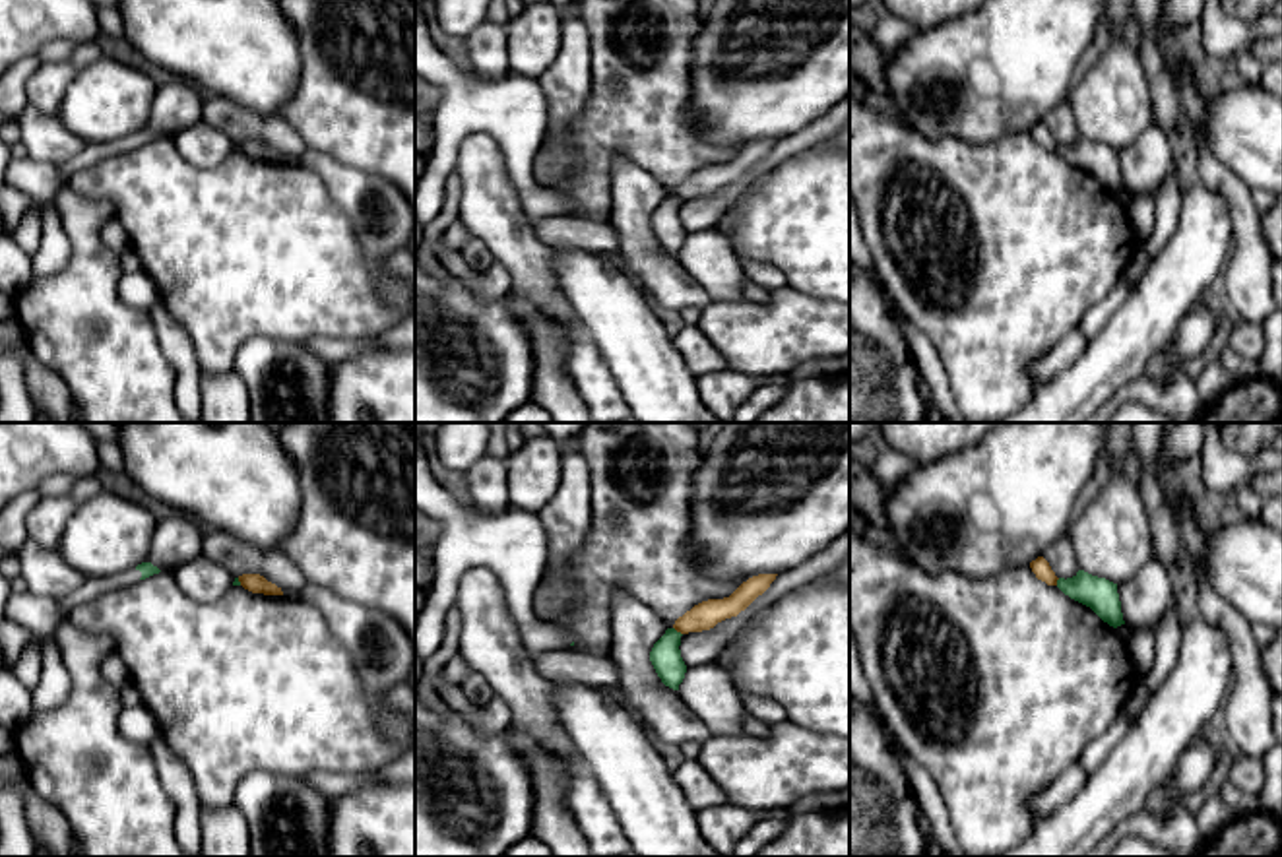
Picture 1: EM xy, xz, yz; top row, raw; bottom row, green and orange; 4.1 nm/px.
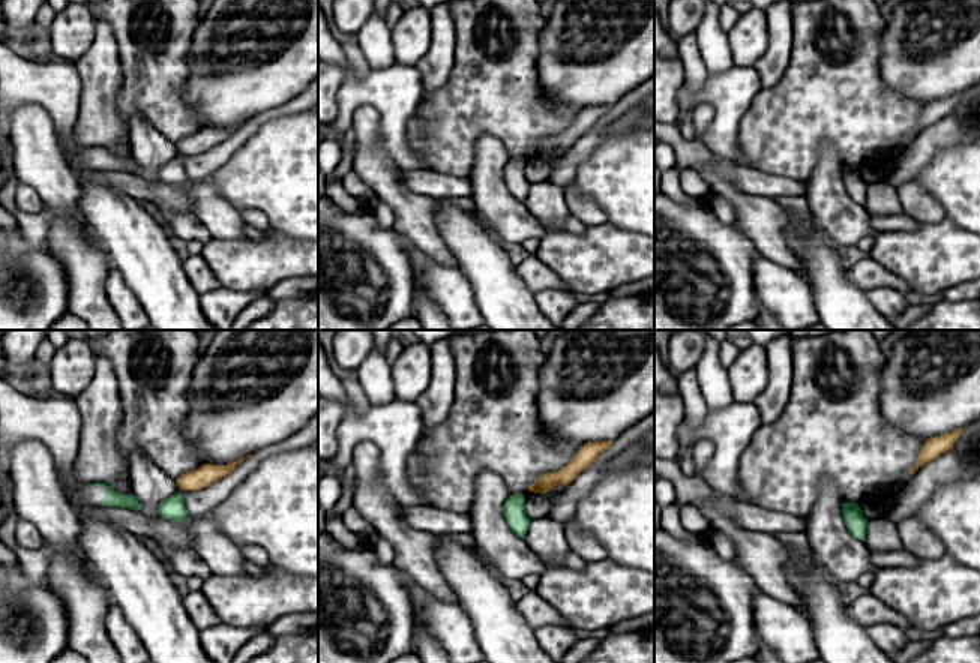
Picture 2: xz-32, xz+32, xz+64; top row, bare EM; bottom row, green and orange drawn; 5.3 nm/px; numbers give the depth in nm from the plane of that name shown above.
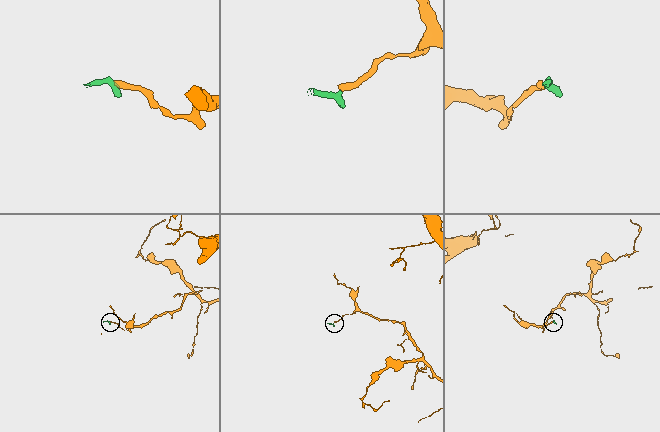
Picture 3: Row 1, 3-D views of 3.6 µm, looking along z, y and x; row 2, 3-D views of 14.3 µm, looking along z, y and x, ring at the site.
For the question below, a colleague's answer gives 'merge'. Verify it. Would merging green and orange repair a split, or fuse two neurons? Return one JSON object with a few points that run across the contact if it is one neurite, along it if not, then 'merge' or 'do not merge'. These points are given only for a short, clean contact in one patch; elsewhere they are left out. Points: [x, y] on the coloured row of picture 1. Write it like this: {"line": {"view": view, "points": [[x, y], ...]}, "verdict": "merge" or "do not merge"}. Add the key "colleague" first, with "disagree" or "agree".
{"colleague": "disagree", "line": {"view": "xz", "points": [[673, 627], [681, 634]]}, "verdict": "do not merge"}

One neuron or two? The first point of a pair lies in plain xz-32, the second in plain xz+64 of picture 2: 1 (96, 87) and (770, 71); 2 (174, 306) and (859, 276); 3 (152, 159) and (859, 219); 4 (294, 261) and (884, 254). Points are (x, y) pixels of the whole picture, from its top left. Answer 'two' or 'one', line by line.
1: one
2: two
3: one
4: one

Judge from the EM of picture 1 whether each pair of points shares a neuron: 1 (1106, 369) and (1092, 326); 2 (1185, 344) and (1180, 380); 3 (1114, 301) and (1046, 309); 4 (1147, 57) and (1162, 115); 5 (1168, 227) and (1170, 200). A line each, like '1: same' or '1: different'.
1: different
2: different
3: different
4: same
5: same

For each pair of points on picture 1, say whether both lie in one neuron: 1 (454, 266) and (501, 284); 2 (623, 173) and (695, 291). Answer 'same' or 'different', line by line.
1: same
2: same

